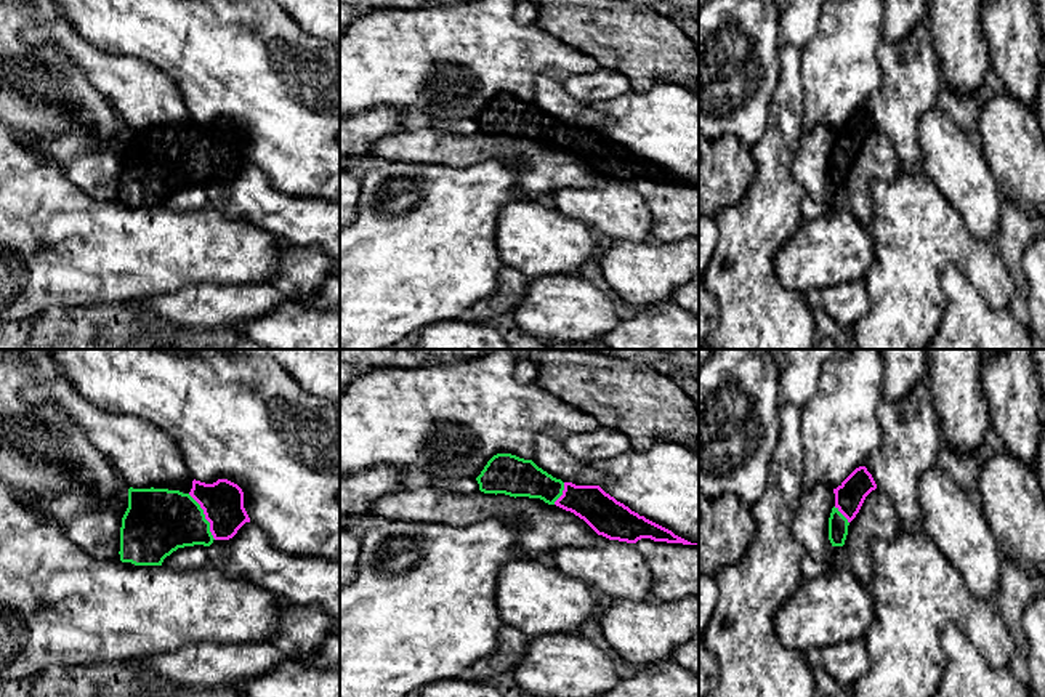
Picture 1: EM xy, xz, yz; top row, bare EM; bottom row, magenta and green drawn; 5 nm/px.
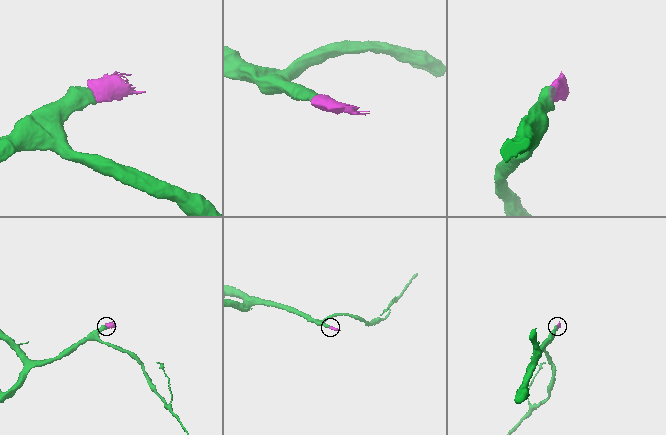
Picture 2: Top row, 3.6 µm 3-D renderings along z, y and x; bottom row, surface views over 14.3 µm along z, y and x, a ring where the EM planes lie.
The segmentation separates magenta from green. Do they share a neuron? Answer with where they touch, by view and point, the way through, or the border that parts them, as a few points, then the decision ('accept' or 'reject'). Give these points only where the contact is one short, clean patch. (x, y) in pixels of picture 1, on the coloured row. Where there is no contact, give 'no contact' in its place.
xy (205, 516) | across xy (223, 500), (205, 516), (157, 521) | accept

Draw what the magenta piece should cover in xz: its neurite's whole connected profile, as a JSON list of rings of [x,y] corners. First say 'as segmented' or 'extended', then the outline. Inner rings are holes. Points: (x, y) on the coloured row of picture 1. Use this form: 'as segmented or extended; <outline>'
extended; [[[511,453],[494,455],[476,481],[479,484],[479,490],[484,494],[505,494],[514,498],[540,498],[548,505],[556,505],[566,511],[571,511],[583,519],[598,535],[609,540],[636,543],[641,538],[651,538],[654,542],[699,545],[675,535],[672,530],[646,519],[644,516],[640,516],[606,494],[599,485],[575,485],[572,482],[563,482],[561,479],[556,479],[539,468],[532,460],[524,460]]]

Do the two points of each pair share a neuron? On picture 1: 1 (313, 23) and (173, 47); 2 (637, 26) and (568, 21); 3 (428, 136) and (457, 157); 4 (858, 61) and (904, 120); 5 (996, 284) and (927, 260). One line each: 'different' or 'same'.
1: different
2: same
3: same
4: different
5: same

